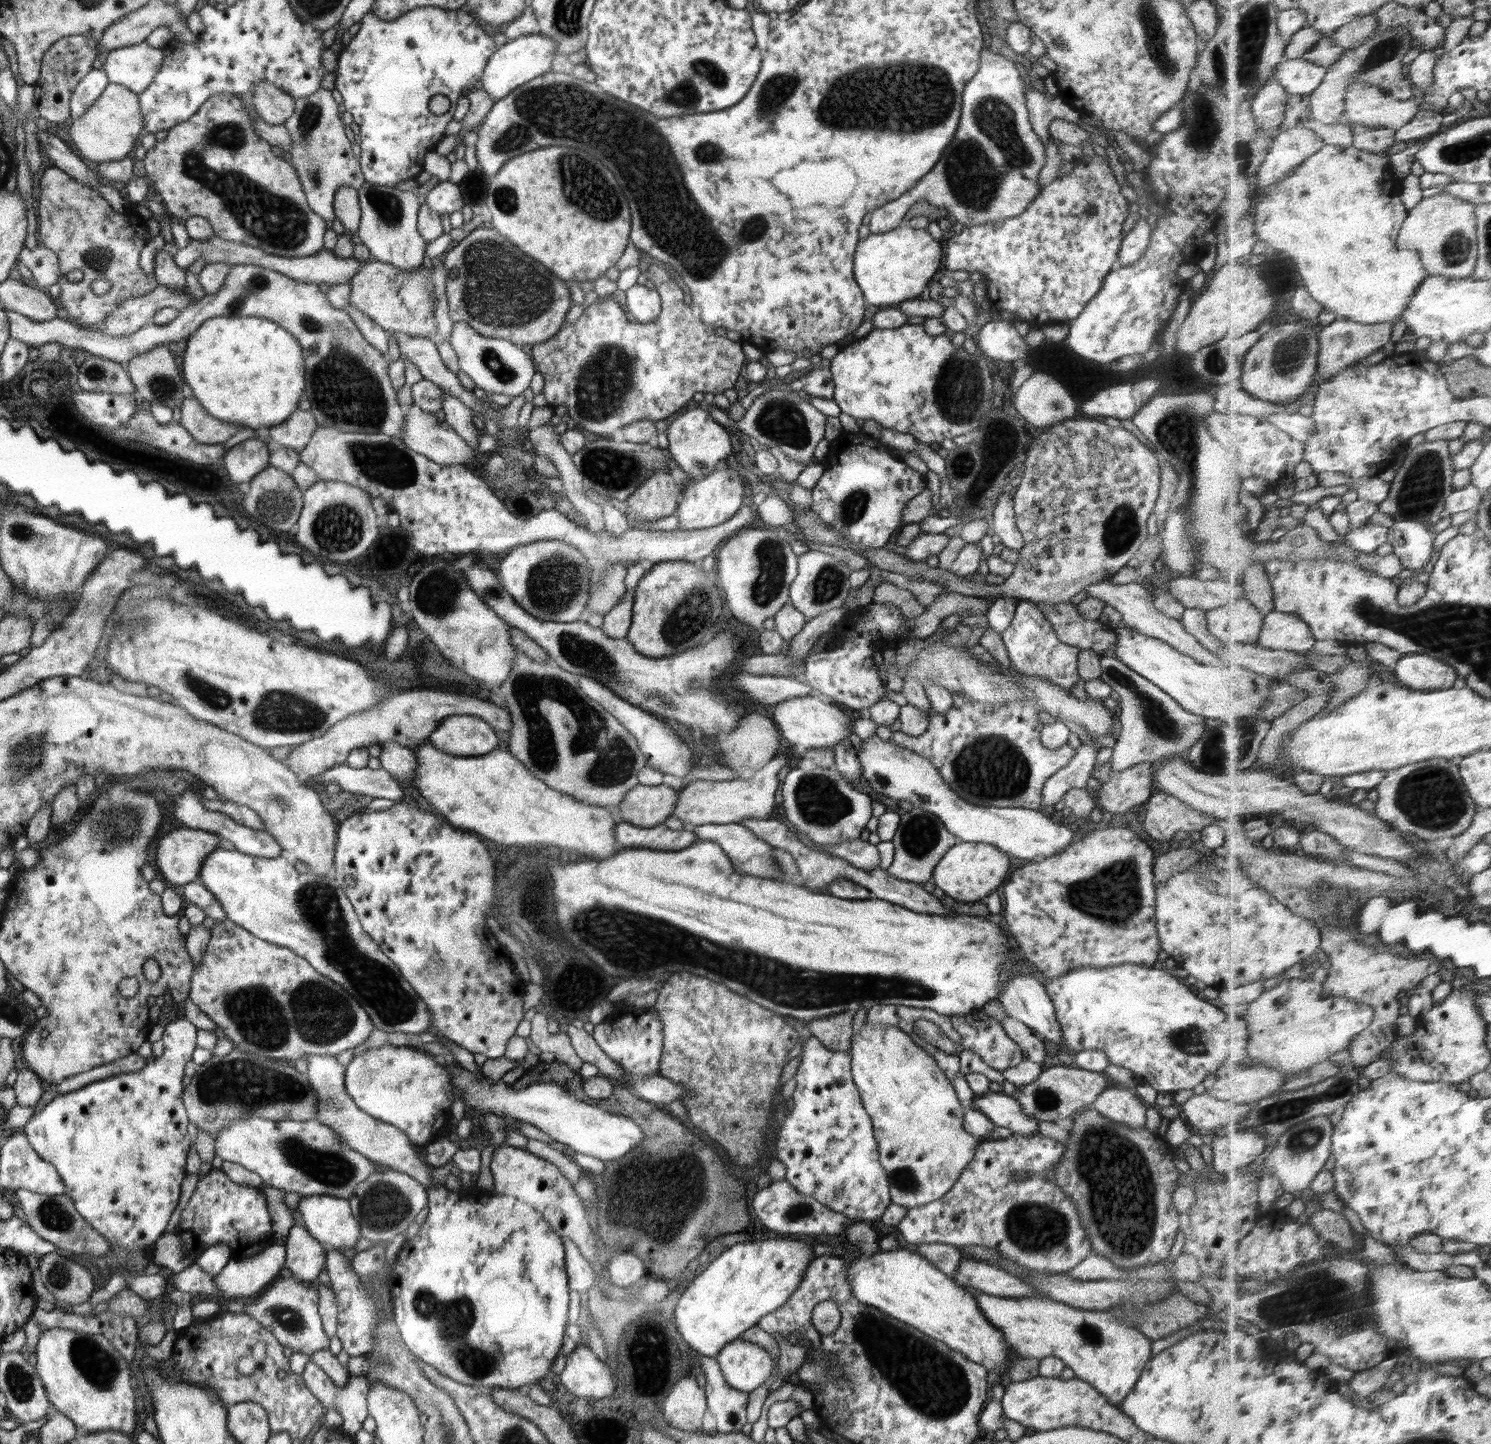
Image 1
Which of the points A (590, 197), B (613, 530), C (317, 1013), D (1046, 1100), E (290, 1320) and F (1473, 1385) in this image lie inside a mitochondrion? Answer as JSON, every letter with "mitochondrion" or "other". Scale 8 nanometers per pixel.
{"A":"mitochondrion","B":"other","C":"mitochondrion","D":"mitochondrion","E":"mitochondrion","F":"other"}

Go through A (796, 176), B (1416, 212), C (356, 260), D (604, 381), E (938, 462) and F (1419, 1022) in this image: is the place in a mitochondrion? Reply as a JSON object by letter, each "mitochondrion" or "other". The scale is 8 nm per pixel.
{"A":"other","B":"other","C":"other","D":"mitochondrion","E":"other","F":"other"}

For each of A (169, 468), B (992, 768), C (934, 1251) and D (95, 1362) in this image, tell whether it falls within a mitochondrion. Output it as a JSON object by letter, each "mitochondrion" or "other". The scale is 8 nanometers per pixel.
{"A":"other","B":"mitochondrion","C":"other","D":"mitochondrion"}

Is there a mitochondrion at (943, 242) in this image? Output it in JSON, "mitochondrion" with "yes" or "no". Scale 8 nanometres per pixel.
{"mitochondrion":"no"}

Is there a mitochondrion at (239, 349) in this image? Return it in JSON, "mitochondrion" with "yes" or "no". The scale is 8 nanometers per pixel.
{"mitochondrion":"no"}

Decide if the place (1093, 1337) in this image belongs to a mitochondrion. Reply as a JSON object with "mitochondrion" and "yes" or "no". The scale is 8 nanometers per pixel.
{"mitochondrion":"yes"}

